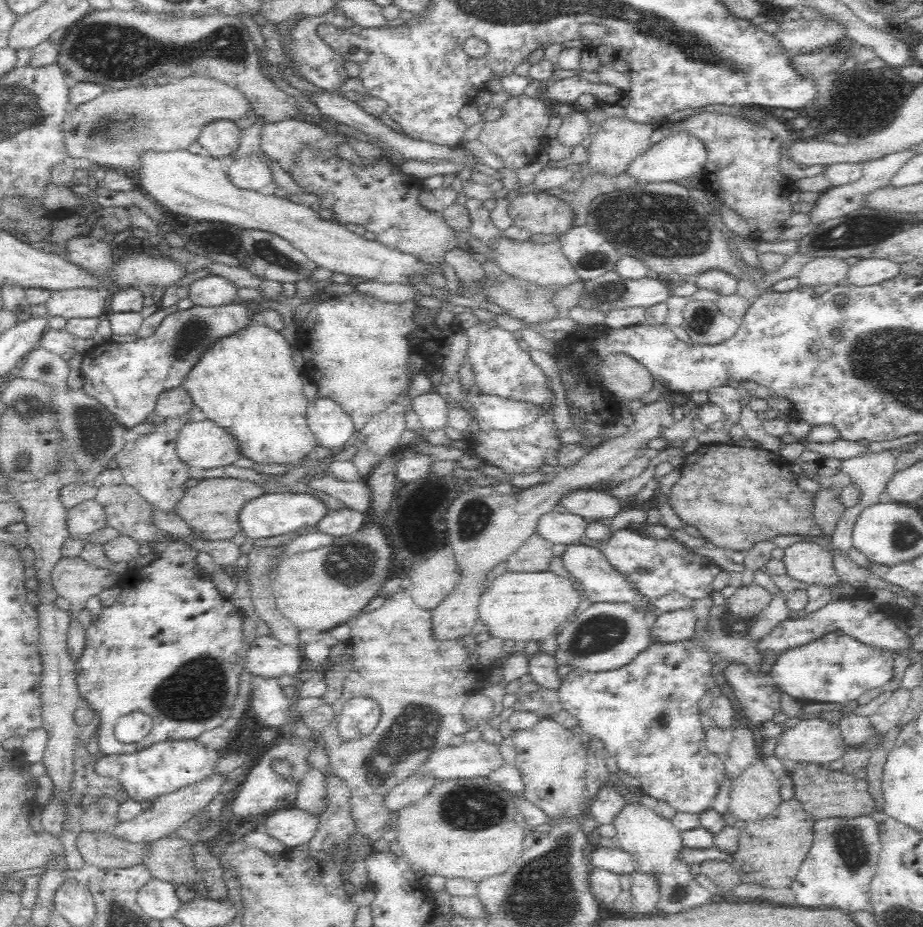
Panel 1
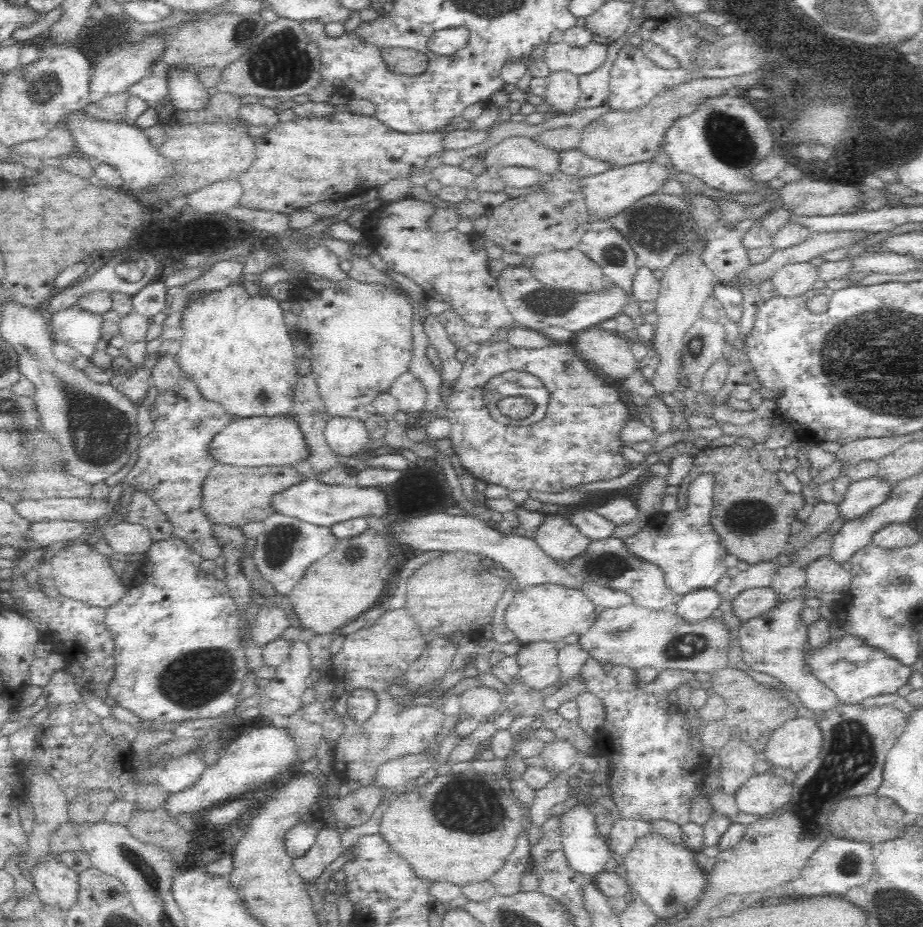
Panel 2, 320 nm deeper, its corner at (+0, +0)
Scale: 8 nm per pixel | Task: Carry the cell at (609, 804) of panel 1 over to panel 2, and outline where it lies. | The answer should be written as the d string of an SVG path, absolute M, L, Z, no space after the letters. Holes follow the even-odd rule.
M620 819L613 824L607 843L612 854L618 854L618 856L625 858L638 839L654 833L656 832L654 832L651 823L641 820Z

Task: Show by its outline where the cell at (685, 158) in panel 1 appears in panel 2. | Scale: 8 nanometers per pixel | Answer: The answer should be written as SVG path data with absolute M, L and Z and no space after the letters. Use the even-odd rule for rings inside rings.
M654 161L614 167L602 174L579 179L590 222L604 222L617 214L624 212L641 198L655 195L661 190L665 181L670 180L670 170L659 166Z

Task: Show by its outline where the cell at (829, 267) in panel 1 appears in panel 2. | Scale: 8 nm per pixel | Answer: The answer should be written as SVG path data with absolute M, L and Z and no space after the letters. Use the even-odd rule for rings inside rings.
M797 262L776 270L770 278L776 294L792 298L808 291L814 292L812 285L816 282L818 269L810 263Z

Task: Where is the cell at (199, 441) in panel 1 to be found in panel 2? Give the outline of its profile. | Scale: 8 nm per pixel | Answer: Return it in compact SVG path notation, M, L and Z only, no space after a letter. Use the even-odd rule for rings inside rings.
M278 414L273 417L235 418L221 434L210 444L212 457L221 464L244 467L296 466L310 458L310 448L301 424L290 414Z

